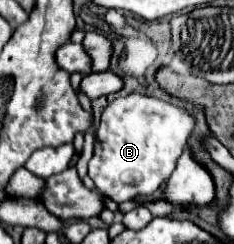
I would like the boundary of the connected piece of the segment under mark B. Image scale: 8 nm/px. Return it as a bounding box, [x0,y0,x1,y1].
[89,93,195,203]

